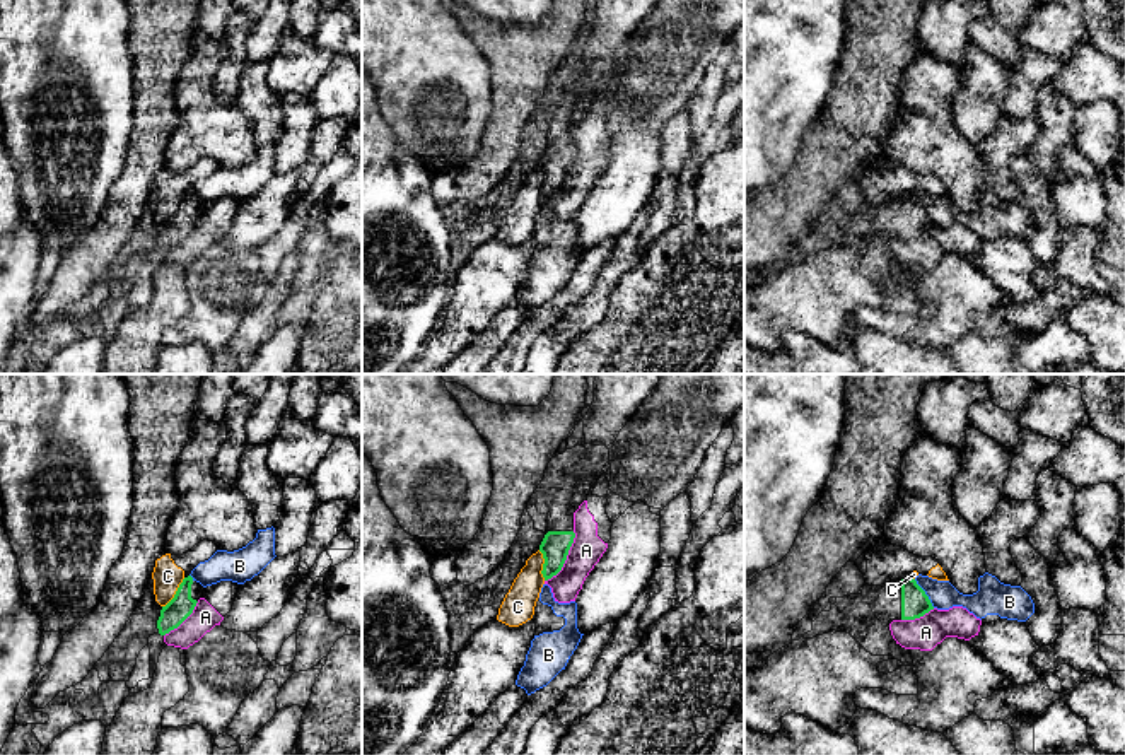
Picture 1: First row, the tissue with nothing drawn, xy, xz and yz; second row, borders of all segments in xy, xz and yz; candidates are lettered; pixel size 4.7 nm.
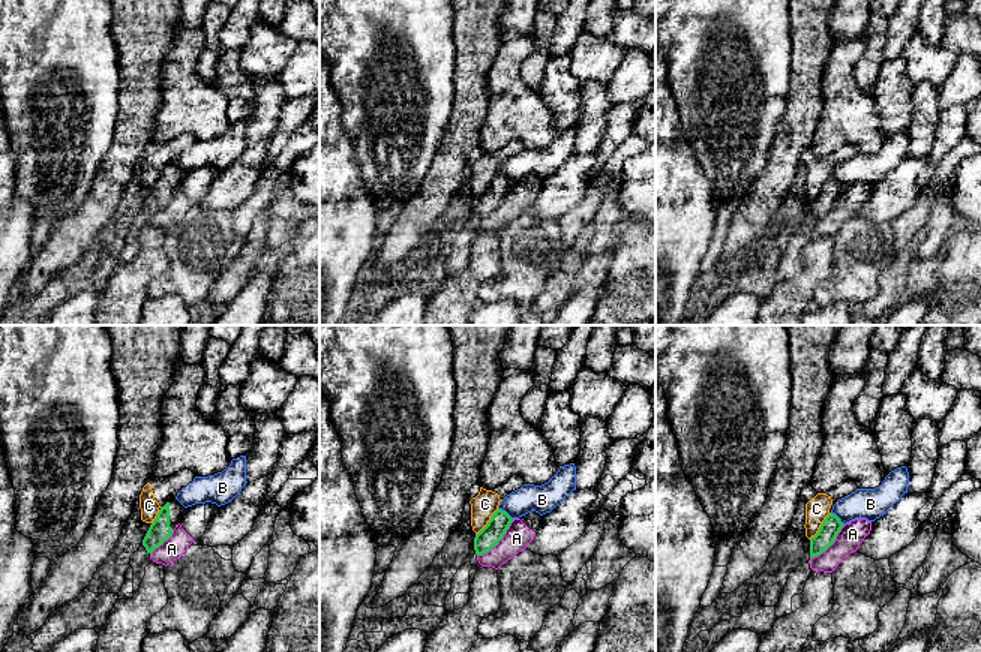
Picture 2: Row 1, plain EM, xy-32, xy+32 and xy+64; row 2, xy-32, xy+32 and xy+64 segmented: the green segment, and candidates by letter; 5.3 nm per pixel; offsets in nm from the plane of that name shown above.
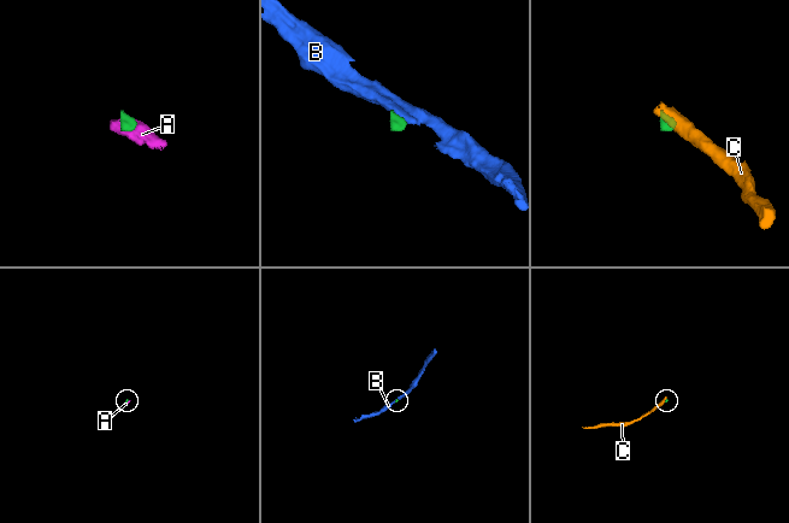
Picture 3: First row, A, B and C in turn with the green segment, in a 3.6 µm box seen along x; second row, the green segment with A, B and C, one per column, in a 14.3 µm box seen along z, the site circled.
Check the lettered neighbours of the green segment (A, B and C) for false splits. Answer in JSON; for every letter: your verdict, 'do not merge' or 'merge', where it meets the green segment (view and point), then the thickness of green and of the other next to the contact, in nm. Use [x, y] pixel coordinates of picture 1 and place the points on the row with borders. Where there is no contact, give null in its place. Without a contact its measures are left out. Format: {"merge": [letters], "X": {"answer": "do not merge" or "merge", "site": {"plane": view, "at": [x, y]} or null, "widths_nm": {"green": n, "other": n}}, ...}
{"merge": [], "A": {"answer": "do not merge", "site": {"plane": "xz", "at": [565, 559]}, "widths_nm": {"green": 140, "other": 150}}, "B": {"answer": "do not merge", "site": {"plane": "yz", "at": [924, 593]}, "widths_nm": {"green": 140, "other": 140}}, "C": {"answer": "do not merge", "site": {"plane": "xy", "at": [176, 593]}, "widths_nm": {"green": 110, "other": 140}}}

